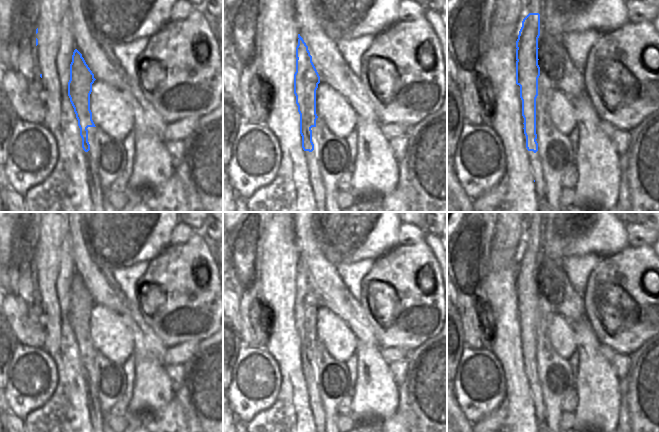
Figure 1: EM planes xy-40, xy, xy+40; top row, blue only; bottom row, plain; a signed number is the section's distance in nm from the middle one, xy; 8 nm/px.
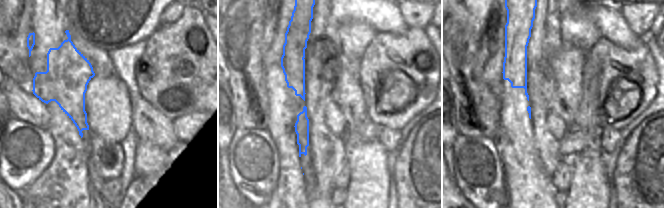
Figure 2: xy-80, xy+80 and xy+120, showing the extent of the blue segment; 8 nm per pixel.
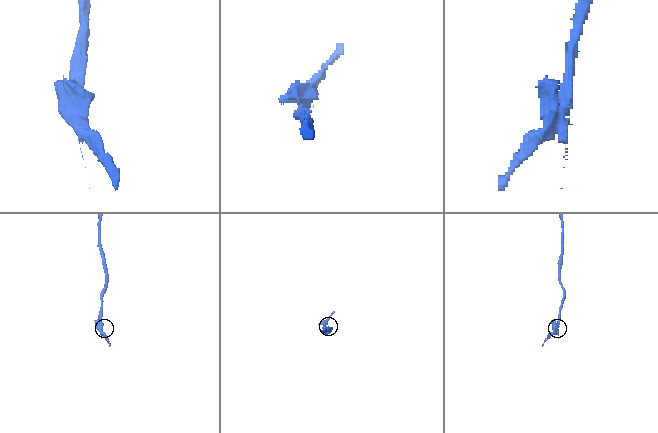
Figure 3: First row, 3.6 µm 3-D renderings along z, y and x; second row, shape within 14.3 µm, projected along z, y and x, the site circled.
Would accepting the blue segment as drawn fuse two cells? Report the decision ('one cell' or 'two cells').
two cells

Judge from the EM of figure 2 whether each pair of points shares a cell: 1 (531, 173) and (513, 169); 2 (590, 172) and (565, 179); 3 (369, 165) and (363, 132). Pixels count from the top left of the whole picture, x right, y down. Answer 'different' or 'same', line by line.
1: different
2: different
3: different

